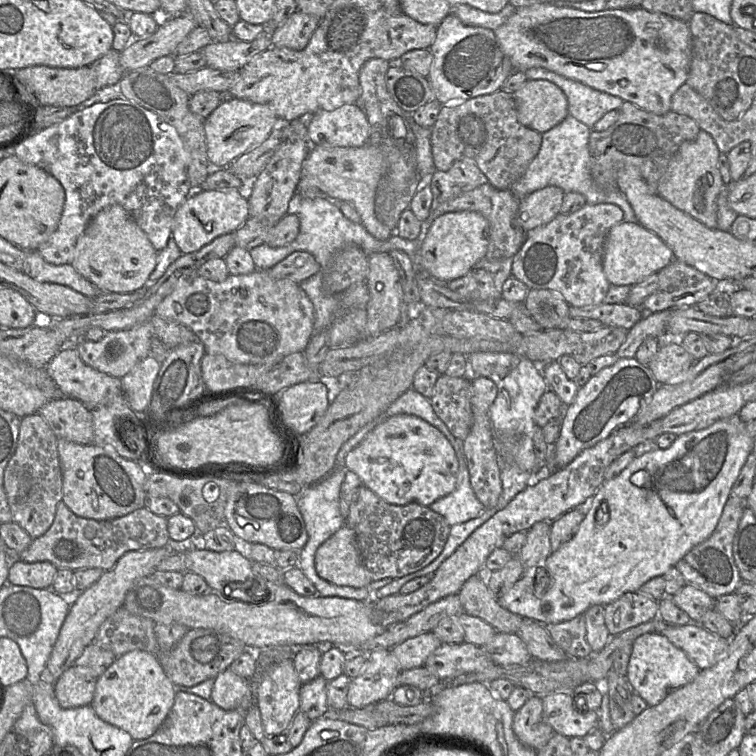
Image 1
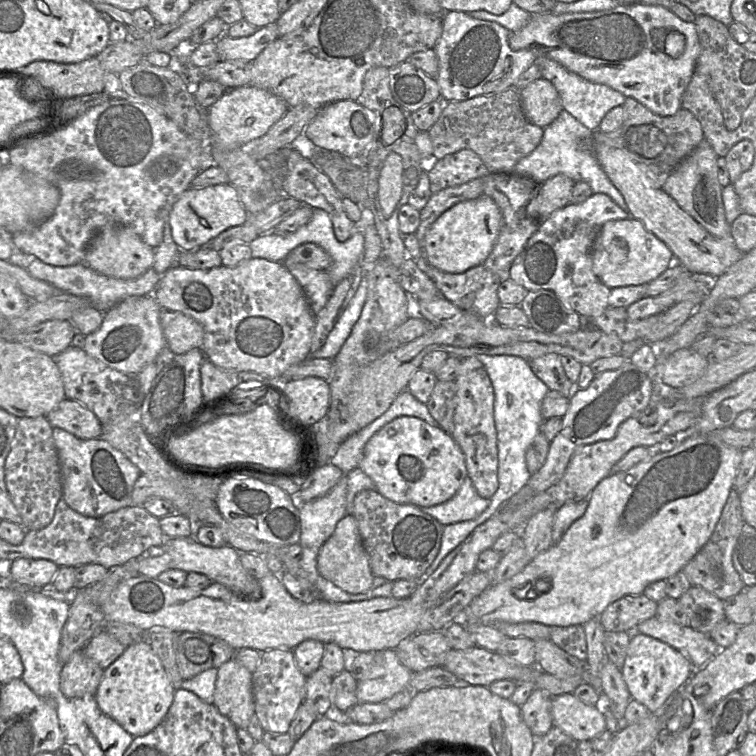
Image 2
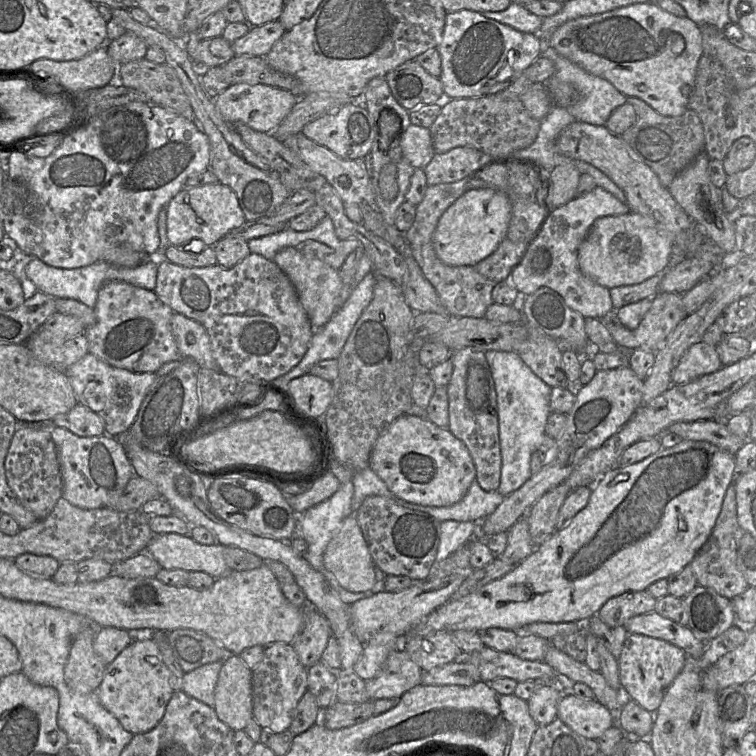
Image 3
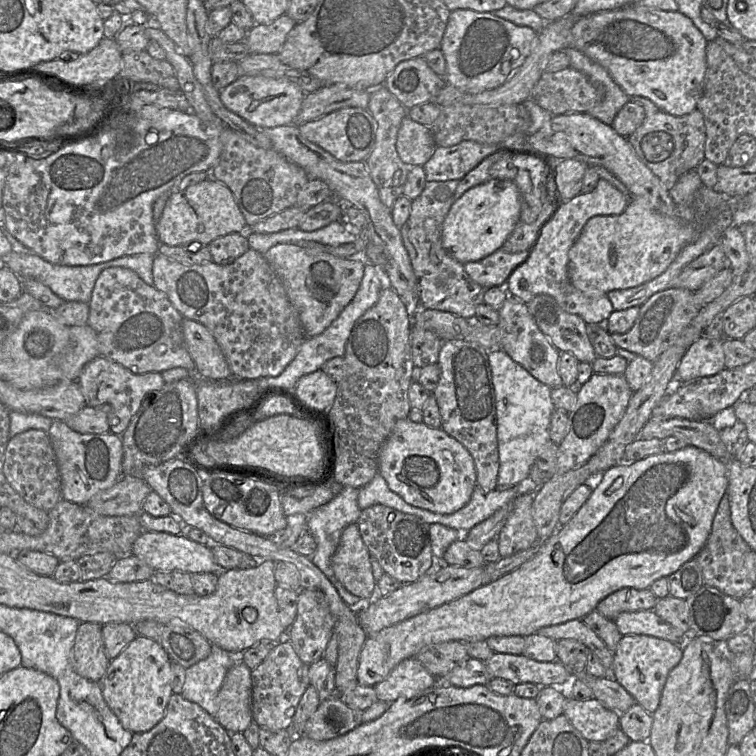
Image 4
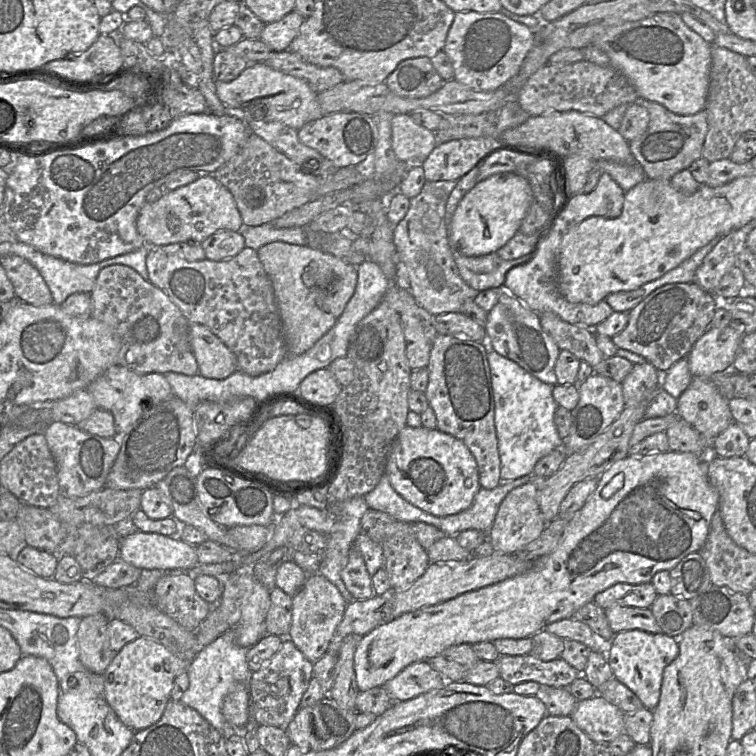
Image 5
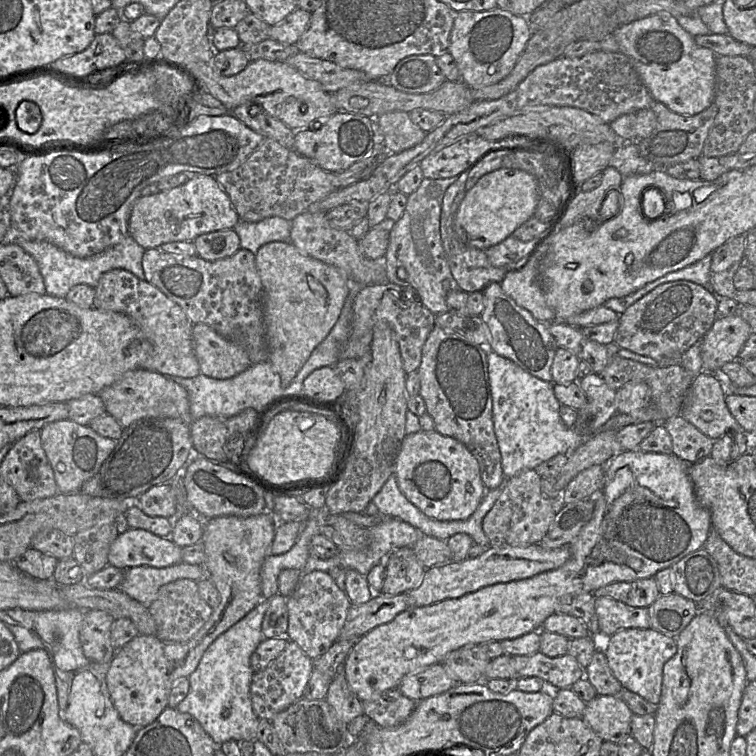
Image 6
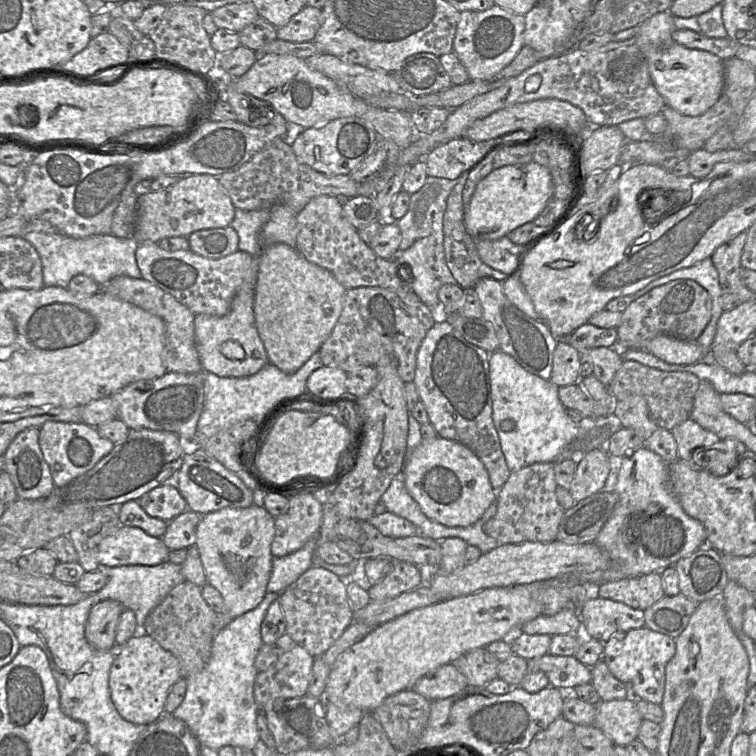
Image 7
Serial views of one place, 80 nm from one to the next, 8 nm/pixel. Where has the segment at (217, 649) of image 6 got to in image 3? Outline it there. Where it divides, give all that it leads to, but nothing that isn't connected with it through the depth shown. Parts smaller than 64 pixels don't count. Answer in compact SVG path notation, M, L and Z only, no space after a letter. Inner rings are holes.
M223 661L200 666L184 674L182 691L188 696L214 708L215 687Z

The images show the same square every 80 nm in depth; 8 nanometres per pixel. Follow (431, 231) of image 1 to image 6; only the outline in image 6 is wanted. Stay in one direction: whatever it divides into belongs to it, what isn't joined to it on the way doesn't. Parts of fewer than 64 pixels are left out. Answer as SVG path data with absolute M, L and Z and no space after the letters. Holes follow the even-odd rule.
M501 168L485 174L466 192L454 220L459 239L468 246L485 250L496 245L534 216L539 202L536 178L523 170Z

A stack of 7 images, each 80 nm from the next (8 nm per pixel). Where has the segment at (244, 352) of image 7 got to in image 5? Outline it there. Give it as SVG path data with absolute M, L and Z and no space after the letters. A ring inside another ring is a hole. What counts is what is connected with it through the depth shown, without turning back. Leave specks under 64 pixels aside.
M189 323L189 338L201 376L221 380L238 370L234 353L205 325Z

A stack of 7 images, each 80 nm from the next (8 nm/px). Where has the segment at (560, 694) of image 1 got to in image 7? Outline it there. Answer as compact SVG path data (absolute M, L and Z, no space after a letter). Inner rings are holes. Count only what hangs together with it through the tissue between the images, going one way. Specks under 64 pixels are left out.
M634 697L601 700L596 705L594 726L602 730L615 745L626 747L637 739L642 721Z

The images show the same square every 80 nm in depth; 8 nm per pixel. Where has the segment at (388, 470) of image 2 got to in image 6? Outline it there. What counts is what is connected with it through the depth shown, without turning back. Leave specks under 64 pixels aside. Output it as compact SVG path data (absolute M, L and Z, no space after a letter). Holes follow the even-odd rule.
M434 431L406 434L396 460L395 476L405 497L427 516L441 520L465 520L486 493L480 466L459 440Z

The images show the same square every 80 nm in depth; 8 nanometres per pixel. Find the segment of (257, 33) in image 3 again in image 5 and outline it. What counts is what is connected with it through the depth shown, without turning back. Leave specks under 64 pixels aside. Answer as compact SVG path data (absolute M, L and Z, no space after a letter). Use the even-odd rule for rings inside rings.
M292 11L279 21L265 24L259 39L274 52L288 50L304 20L302 15Z

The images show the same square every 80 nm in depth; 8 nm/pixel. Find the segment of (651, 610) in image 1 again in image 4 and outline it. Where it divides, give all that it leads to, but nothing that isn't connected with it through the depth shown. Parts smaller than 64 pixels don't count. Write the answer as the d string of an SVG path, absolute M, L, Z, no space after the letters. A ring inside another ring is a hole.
M622 588L601 600L596 610L614 621L622 612L653 610L657 600L658 598L649 588L644 590Z

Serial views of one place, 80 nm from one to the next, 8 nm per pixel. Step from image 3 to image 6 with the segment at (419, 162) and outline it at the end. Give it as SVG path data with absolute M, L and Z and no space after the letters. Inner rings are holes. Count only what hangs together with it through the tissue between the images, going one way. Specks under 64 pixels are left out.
M388 112L374 119L379 126L389 154L412 148L425 138L426 132L411 120L407 112Z

